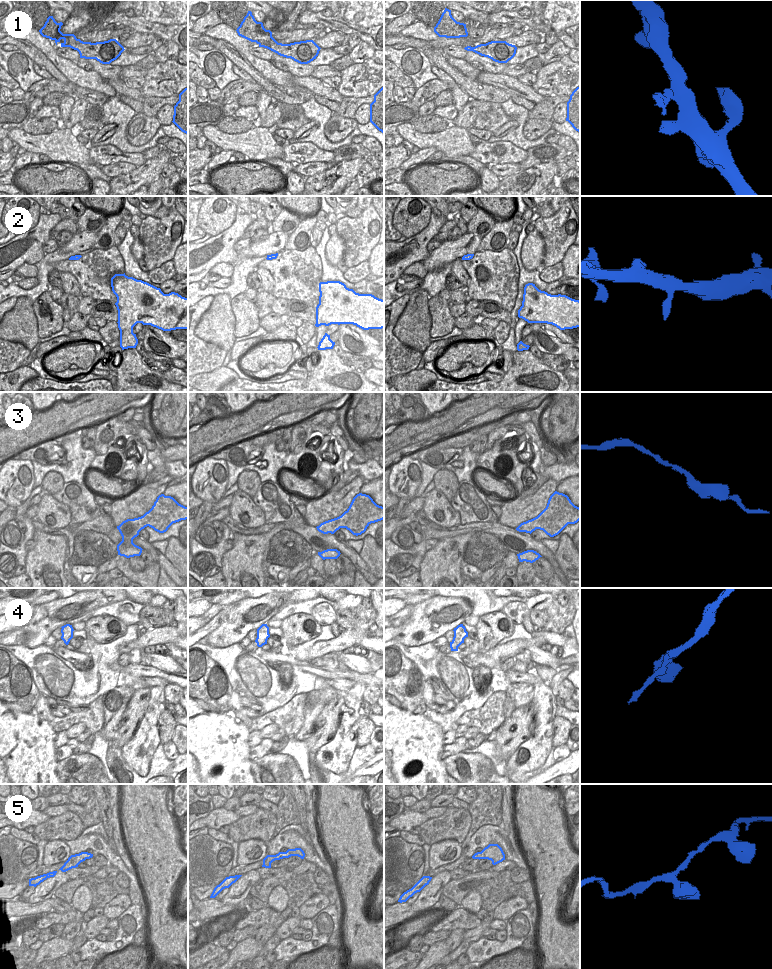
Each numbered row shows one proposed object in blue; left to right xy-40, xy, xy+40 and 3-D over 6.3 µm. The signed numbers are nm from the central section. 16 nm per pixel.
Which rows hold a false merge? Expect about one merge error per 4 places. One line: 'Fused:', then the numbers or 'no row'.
Fused: no row

